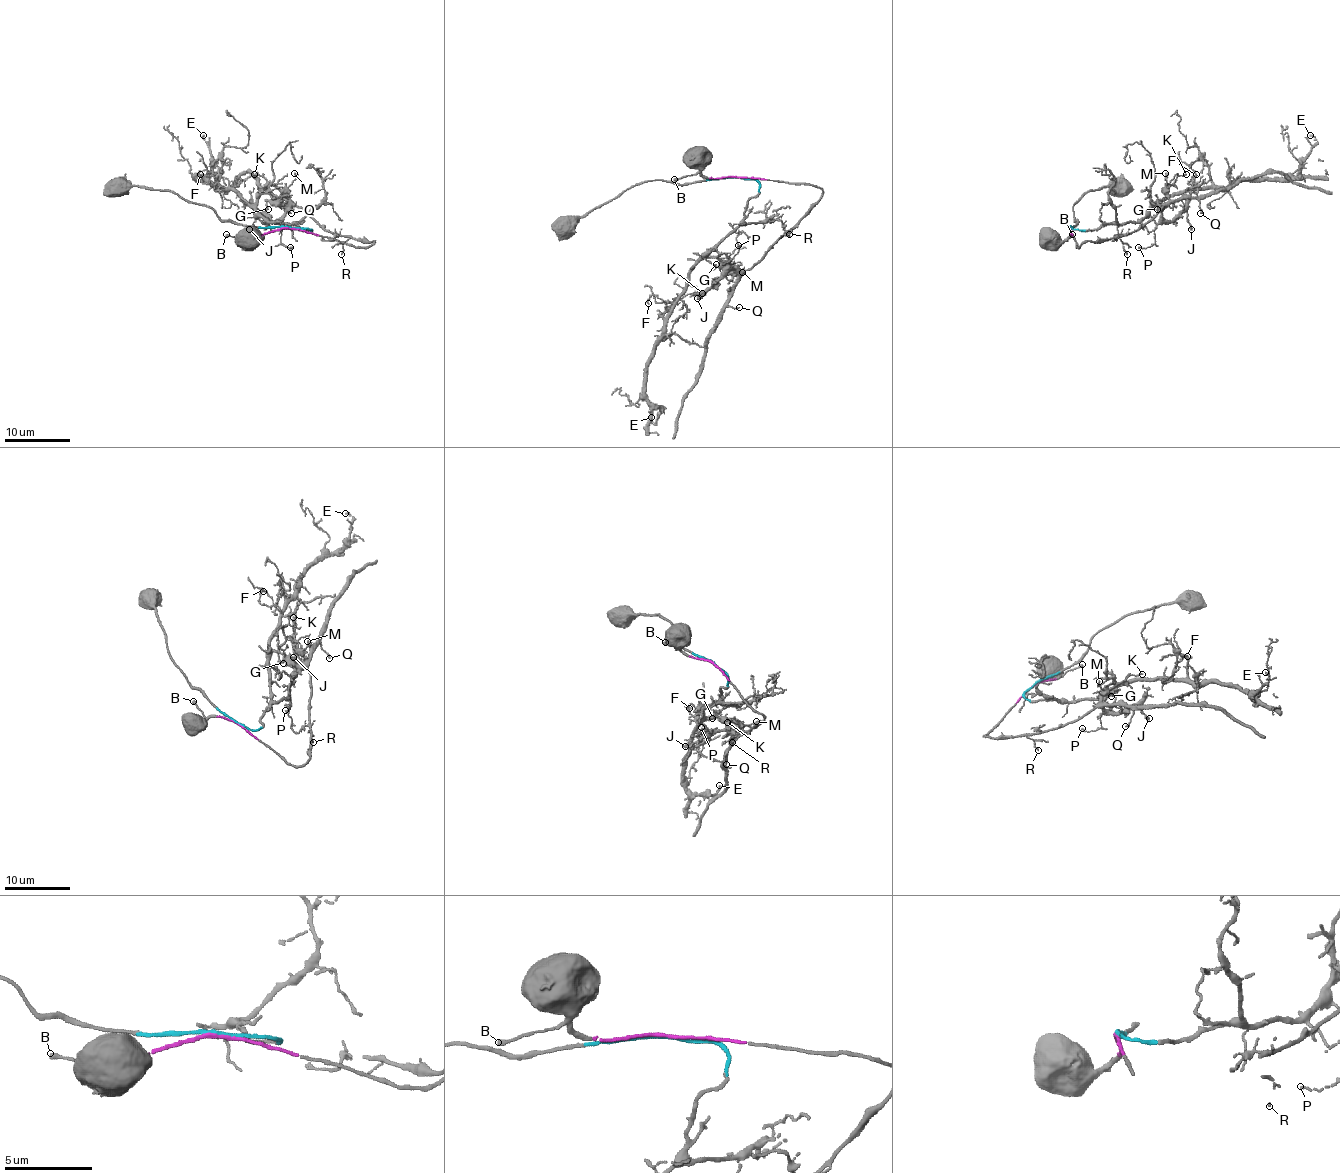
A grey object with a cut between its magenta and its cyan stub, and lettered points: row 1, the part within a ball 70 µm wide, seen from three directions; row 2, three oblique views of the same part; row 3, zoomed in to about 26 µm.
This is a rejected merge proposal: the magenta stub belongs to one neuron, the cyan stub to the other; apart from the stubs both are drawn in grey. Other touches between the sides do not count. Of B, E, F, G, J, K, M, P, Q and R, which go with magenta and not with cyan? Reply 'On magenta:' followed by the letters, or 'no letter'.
On magenta: B, G, J, K, M, P, Q, R

